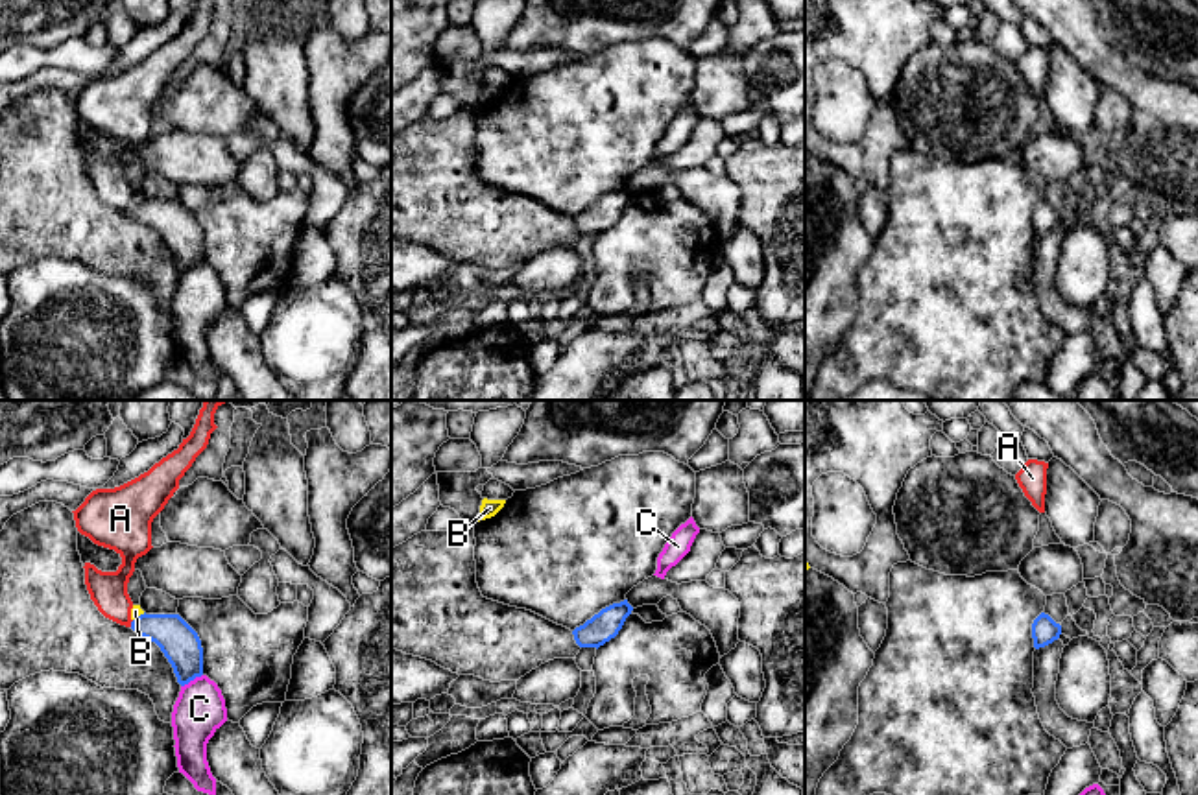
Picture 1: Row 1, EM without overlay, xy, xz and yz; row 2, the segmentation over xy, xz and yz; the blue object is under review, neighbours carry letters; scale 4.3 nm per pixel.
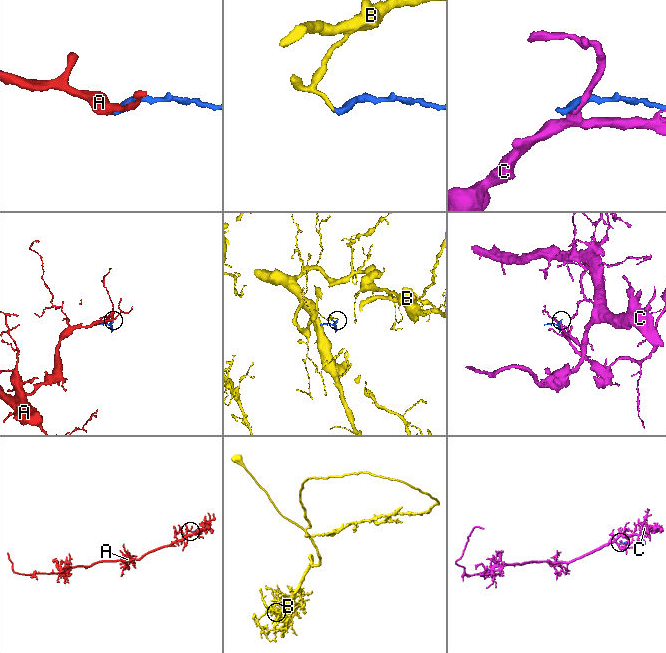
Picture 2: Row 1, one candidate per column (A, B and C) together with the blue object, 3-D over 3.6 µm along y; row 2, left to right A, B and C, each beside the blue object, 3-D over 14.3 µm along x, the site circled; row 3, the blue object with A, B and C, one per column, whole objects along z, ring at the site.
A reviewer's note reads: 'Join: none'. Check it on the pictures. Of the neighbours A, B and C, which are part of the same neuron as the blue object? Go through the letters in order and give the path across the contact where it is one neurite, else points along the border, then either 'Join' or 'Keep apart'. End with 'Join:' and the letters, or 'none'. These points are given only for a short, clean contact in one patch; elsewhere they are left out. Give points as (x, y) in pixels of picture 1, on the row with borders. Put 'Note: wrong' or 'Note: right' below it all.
A: Path across: xy (178, 640), (165, 629), (131, 624), (119, 611), (107, 589). Join
B: Boundary: xy (144, 613), (133, 620). Keep apart
C: Boundary: xy (202, 674), (181, 687). Keep apart
Join: A
Note: wrong

